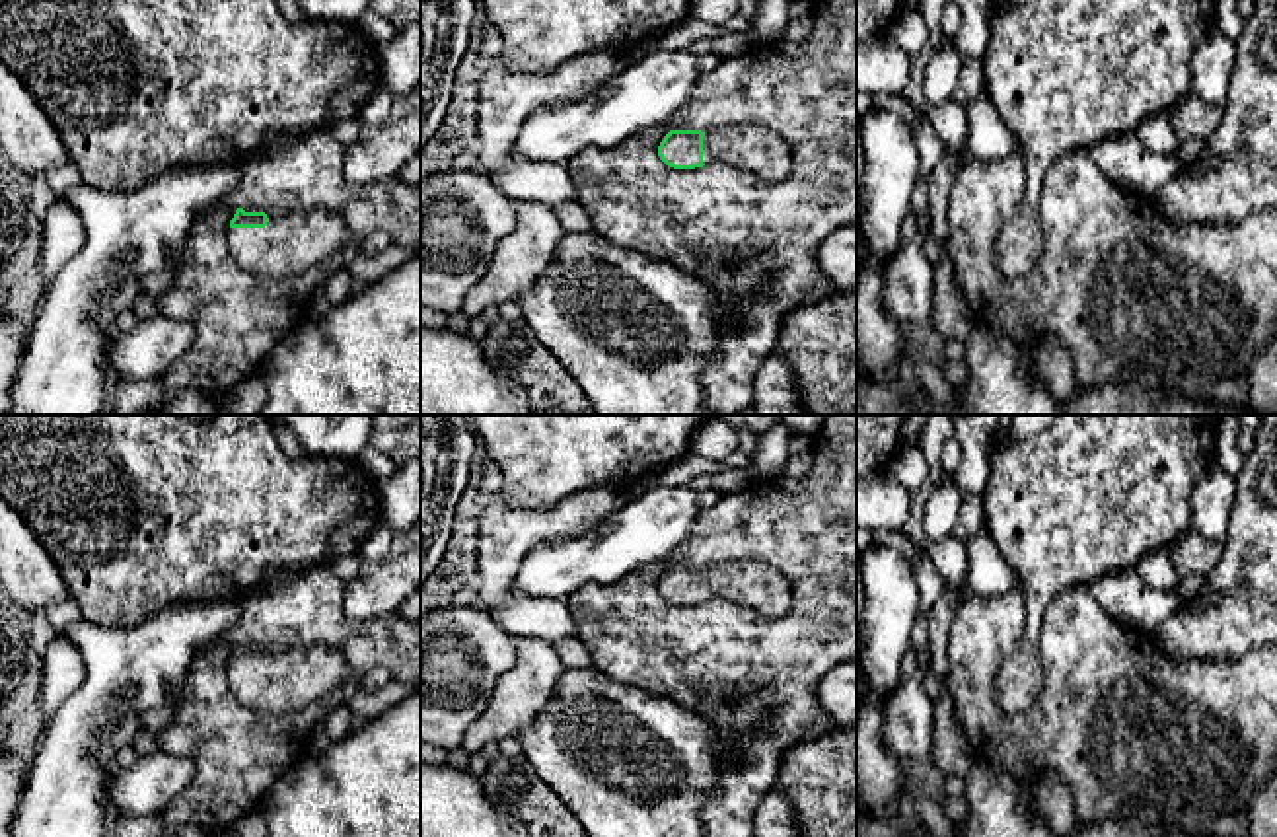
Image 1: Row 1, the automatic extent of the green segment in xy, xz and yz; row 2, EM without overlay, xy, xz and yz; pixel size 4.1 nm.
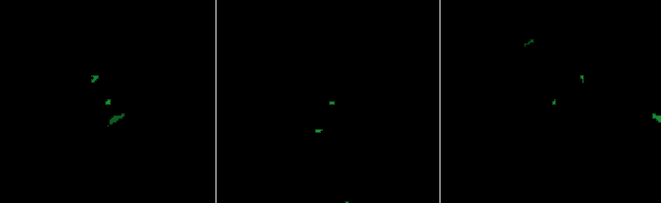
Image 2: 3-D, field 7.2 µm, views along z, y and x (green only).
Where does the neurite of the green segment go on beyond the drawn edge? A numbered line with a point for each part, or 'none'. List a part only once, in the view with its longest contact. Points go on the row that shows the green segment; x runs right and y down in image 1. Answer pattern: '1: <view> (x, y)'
1: xy (291, 244)

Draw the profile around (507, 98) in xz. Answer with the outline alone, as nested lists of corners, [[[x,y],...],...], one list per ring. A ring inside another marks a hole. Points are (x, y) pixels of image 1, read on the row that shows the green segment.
[[[613,51],[580,55],[549,74],[483,64],[477,97],[479,169],[512,200],[541,202],[553,210],[578,202],[566,164],[522,160],[512,150],[514,140],[533,111],[578,99],[629,66],[627,55]]]

